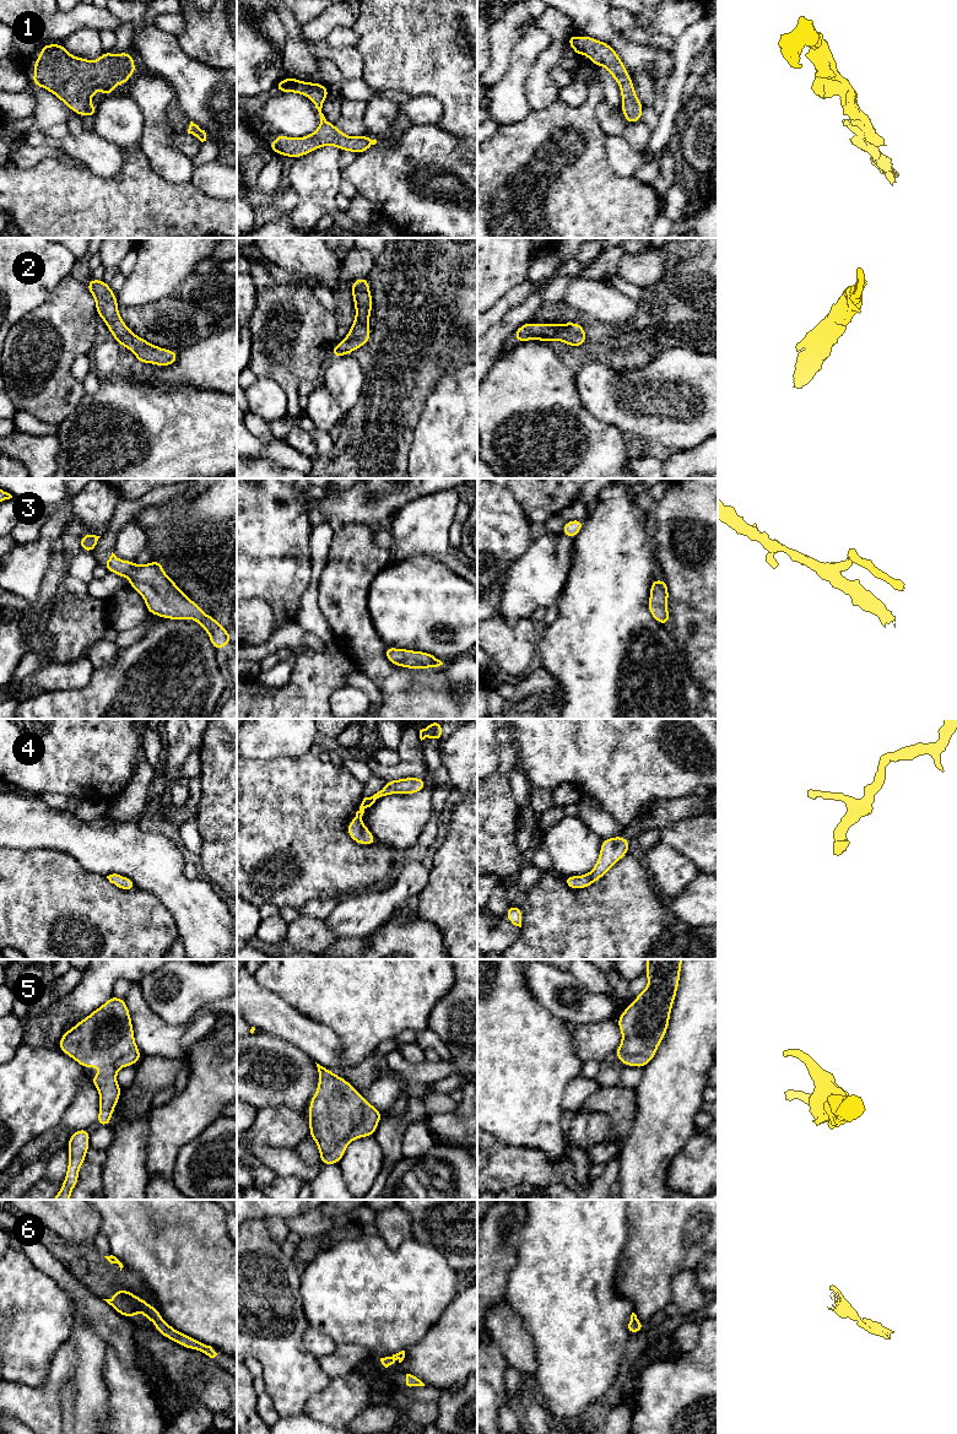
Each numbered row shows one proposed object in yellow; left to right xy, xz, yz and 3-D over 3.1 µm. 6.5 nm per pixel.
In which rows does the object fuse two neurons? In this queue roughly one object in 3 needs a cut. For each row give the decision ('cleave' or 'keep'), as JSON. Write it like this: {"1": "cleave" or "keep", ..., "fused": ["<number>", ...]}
{"1": "keep", "2": "keep", "3": "keep", "4": "keep", "5": "keep", "6": "keep", "fused": []}

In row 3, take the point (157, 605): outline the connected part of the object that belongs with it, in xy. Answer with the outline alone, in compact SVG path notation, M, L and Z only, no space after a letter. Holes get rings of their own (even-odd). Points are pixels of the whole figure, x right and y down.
M113 552L103 564L109 573L129 578L129 588L145 600L147 612L167 619L195 619L207 633L216 651L227 646L232 635L182 591L174 580L163 570L160 561L137 566L131 561L121 561Z

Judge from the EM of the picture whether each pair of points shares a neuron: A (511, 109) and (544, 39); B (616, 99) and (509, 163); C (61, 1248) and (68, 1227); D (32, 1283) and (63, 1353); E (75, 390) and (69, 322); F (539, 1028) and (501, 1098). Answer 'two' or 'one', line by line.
A: one
B: two
C: two
D: two
E: one
F: one

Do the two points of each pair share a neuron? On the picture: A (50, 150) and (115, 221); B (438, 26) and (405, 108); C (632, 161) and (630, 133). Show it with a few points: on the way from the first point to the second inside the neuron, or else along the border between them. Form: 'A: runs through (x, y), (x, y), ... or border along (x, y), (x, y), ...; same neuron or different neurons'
A: border along (84, 166), (44, 157), (31, 167); different neurons
B: border along (411, 97), (433, 96), (439, 101); different neurons
C: border along (621, 135), (639, 152); different neurons

